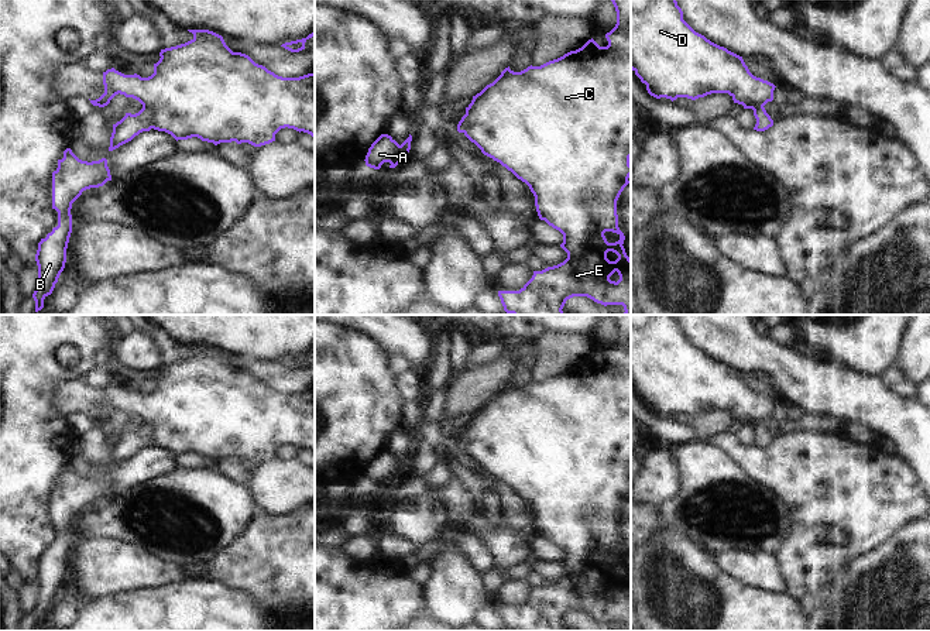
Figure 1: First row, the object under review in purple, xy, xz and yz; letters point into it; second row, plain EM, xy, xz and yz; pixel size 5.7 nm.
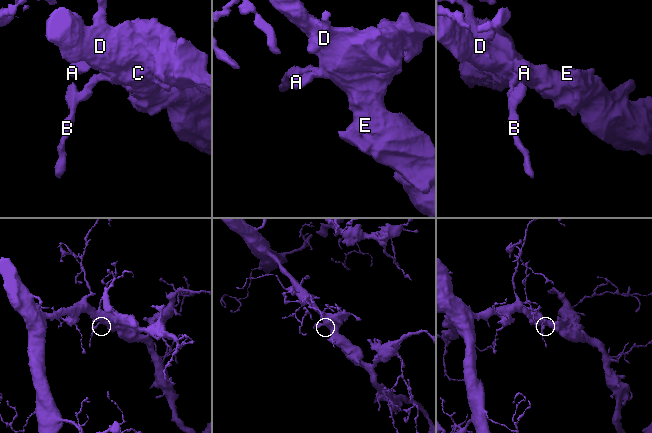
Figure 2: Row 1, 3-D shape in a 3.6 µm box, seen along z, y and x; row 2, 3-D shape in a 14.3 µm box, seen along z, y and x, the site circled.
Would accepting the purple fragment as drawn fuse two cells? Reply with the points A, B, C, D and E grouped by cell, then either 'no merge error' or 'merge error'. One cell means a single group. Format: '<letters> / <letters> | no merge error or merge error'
A B C D E | no merge error

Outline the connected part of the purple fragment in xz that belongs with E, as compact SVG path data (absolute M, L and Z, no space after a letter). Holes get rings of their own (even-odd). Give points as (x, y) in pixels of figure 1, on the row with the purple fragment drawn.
M631 0L611 1L617 24L605 34L607 47L600 47L591 38L581 48L541 66L531 65L521 72L505 68L493 83L473 96L457 124L457 131L484 155L529 186L539 219L563 234L560 247L567 253L563 263L533 271L519 291L498 291L507 313L566 315L562 309L567 299L587 296L604 306L622 305L624 315L631 315L631 258L622 246L625 236L618 227L617 215L617 200L631 176ZM605 232L617 233L620 240L608 243Z

